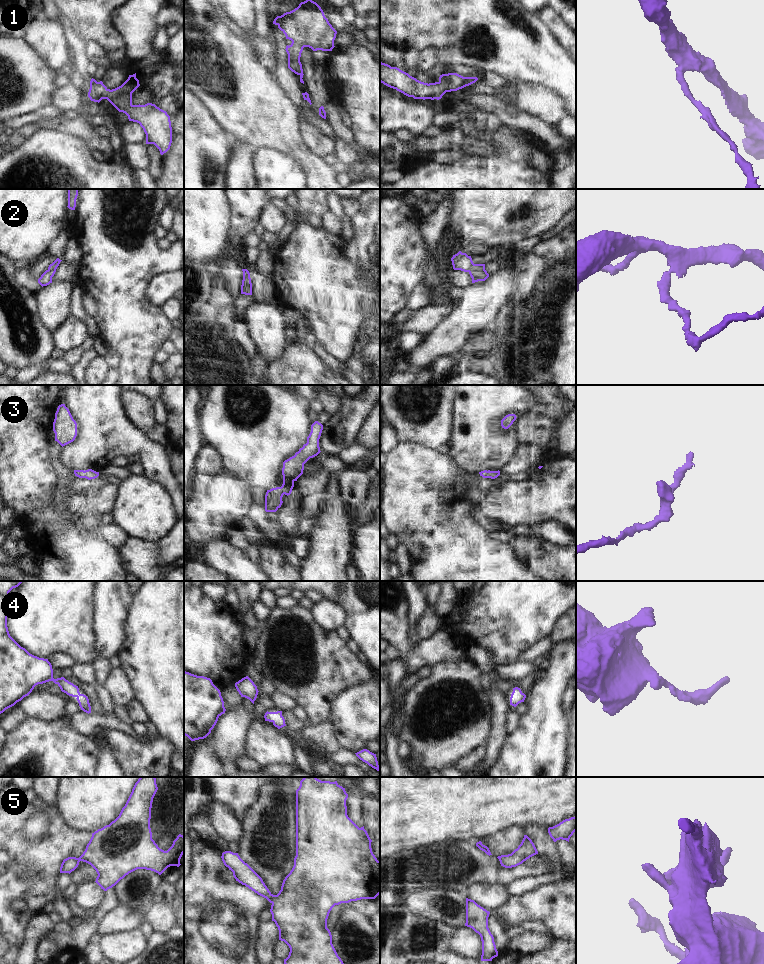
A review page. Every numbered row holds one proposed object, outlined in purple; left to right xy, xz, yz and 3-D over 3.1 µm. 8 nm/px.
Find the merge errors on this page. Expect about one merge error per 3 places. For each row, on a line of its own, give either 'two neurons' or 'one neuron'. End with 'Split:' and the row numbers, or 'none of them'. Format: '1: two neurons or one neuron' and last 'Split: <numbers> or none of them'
1: one neuron
2: one neuron
3: one neuron
4: one neuron
5: one neuron
Split: none of them

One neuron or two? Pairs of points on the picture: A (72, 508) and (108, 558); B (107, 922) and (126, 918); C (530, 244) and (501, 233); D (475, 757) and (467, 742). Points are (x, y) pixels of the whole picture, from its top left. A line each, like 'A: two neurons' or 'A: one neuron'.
A: one neuron
B: one neuron
C: two neurons
D: two neurons

